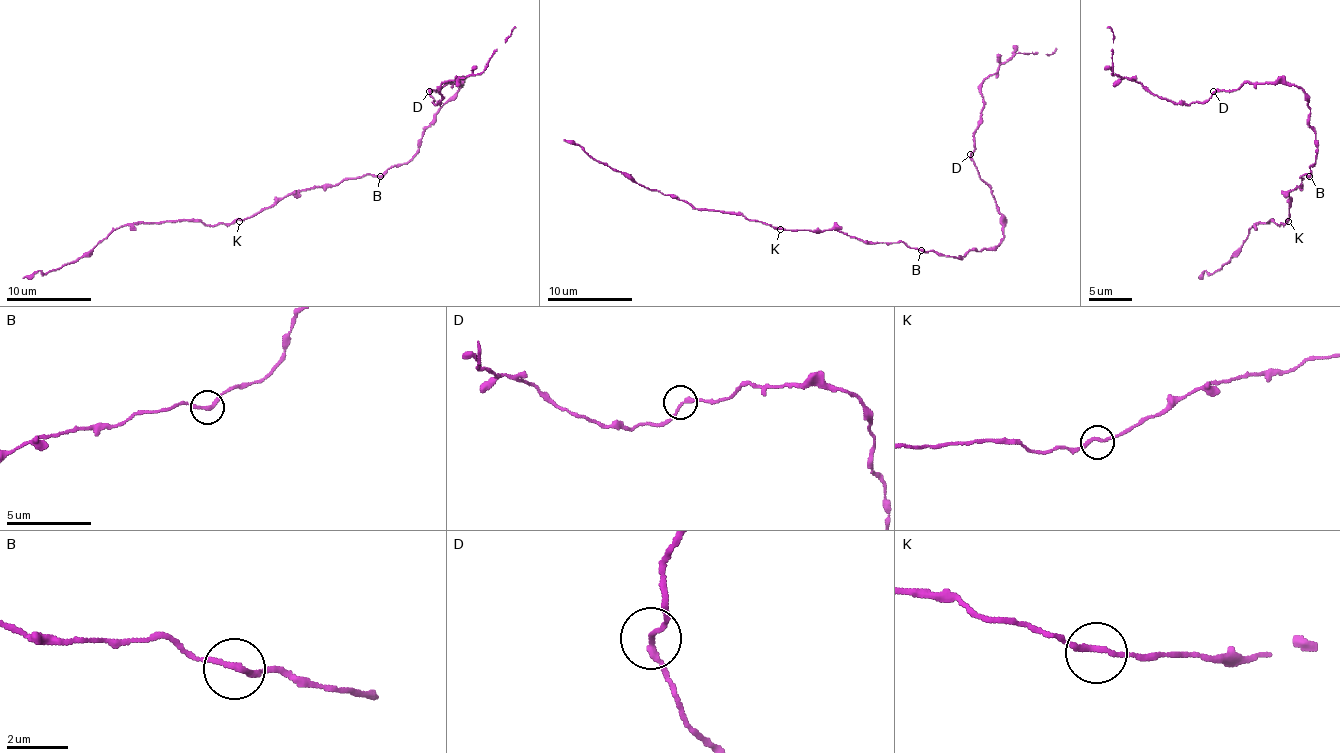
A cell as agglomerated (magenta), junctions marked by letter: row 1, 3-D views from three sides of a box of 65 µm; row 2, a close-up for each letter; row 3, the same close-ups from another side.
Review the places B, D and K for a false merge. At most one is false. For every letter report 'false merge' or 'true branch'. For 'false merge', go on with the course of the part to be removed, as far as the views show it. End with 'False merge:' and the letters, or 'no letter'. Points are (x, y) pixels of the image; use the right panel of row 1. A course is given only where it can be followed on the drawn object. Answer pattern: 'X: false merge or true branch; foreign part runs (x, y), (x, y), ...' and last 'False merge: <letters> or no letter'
B: true branch
D: true branch
K: true branch
False merge: no letter

